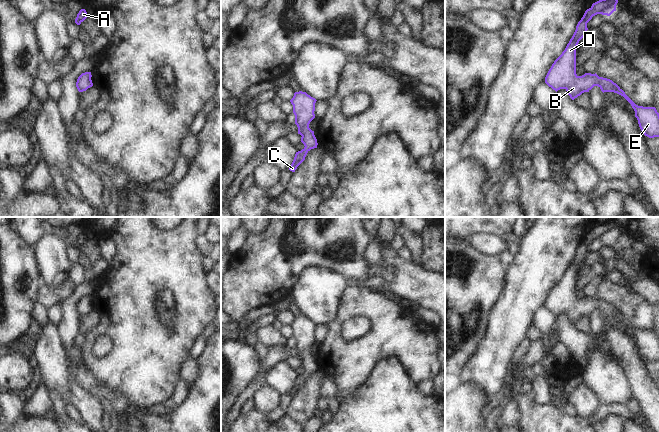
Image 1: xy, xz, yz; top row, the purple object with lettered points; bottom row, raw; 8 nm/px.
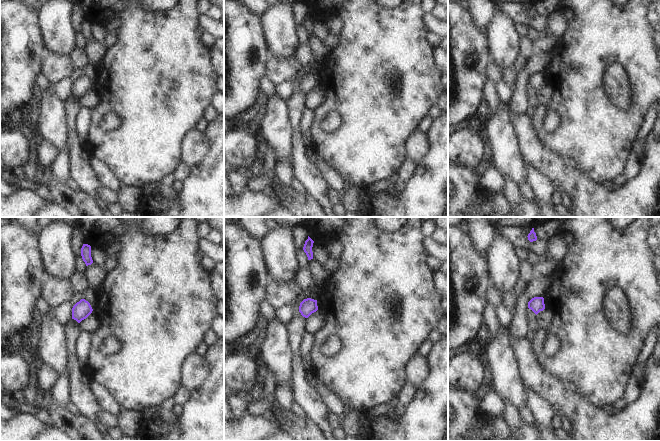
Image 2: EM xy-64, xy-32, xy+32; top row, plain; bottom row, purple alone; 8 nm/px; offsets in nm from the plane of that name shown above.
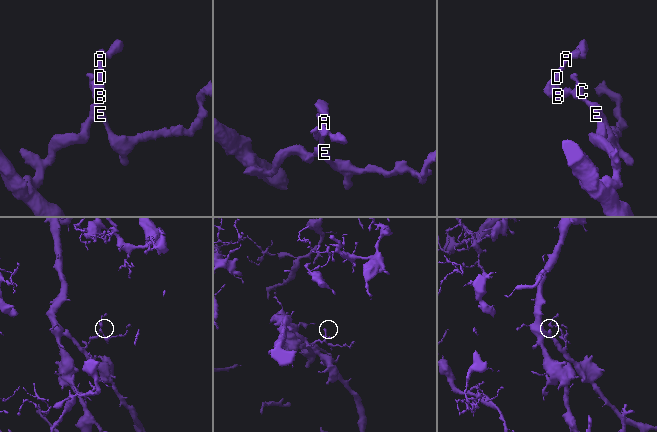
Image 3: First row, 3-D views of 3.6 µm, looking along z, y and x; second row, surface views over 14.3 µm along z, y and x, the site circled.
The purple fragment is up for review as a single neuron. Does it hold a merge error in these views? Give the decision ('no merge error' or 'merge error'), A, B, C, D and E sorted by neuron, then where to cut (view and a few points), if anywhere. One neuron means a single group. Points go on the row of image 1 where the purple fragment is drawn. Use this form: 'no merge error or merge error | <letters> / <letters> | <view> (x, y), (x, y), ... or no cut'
no merge error | A B C D E | no cut

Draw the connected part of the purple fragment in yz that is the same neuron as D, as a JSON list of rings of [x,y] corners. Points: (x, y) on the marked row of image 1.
[[[599,0],[585,11],[565,50],[549,69],[545,83],[556,92],[565,89],[572,100],[584,92],[589,92],[594,86],[598,86],[603,93],[617,93],[631,104],[644,135],[649,138],[659,137],[659,113],[655,107],[636,105],[616,83],[599,77],[596,73],[585,73],[582,76],[576,74],[576,49],[579,41],[586,35],[587,23],[597,14],[610,16],[616,11],[617,3],[618,0]]]

